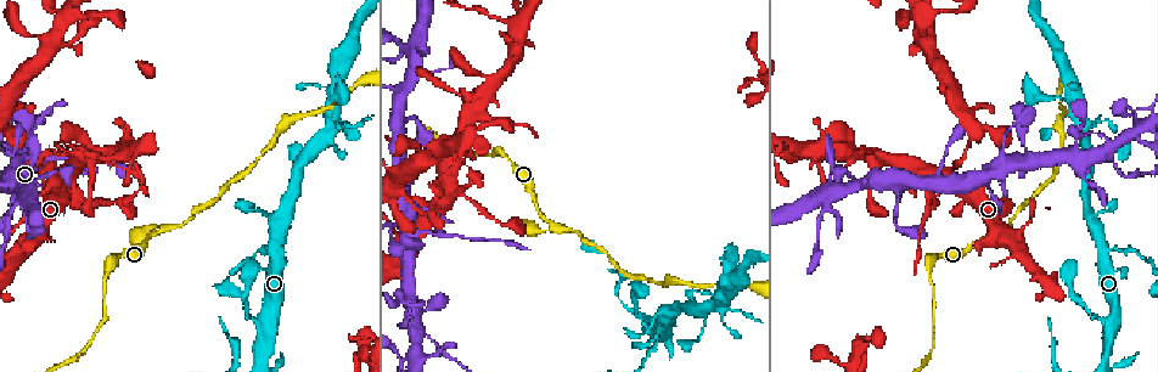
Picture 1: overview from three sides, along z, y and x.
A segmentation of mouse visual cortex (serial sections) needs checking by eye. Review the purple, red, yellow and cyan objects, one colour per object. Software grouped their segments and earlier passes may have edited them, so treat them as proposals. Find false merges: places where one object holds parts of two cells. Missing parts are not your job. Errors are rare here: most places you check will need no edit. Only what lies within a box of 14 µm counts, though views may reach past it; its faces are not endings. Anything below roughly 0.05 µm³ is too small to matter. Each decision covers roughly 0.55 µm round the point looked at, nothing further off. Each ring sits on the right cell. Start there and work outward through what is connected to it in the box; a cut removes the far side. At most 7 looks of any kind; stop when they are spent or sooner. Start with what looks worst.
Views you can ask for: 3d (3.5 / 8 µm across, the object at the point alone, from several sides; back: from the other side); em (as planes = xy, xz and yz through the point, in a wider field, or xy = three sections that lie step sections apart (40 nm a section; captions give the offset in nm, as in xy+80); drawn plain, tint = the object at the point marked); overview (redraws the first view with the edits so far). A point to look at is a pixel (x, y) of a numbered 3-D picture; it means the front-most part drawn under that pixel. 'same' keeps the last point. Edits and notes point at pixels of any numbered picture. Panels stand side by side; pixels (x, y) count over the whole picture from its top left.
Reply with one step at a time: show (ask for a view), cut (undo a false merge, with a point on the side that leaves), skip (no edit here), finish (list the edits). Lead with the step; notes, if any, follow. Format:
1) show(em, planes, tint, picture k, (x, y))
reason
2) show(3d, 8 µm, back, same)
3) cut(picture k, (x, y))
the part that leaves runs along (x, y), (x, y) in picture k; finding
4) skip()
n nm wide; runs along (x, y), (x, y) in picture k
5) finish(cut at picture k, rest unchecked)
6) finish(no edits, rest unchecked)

show(3d, 8 µm, picture 1, (426, 231))
calibre changes

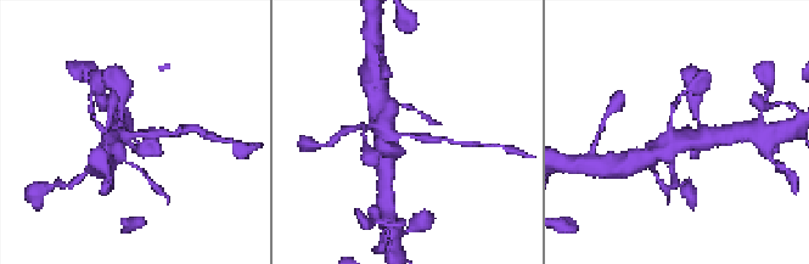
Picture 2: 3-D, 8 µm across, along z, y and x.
show(em, xy, step 5, tint, picture 2, (409, 133))

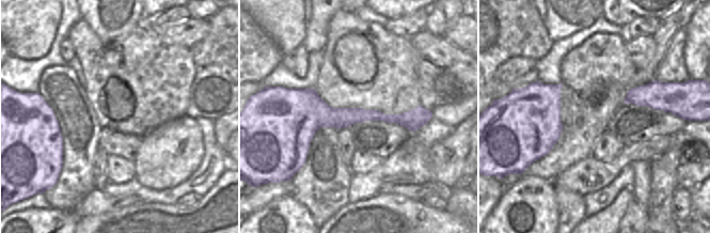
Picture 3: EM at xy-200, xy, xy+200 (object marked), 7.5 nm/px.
cut(picture 2, (425, 139))
the part that leaves runs along (406, 135), (447, 139), (456, 142) in picture 2; two cells meet here

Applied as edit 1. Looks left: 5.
show(3d, 3.5 µm, picture 1, (554, 223))
sharp bend

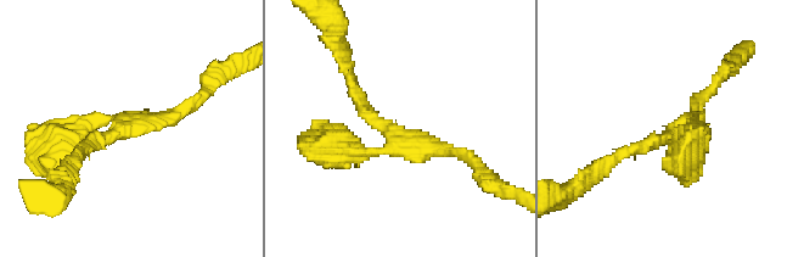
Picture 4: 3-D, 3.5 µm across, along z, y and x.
show(em, xy, step 5, tint, picture 4, (129, 127))
3 arms; arms of 150, 150, 250 nm

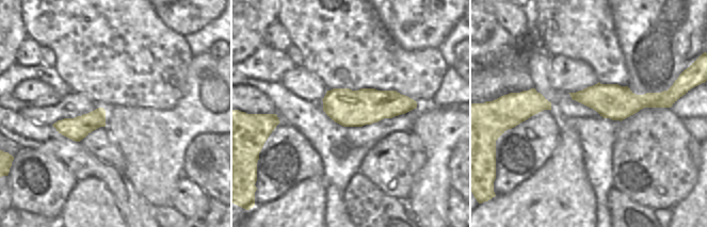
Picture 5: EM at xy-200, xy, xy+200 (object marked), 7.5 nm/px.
skip()
runs along (349, 83), (417, 149), (473, 161) in picture 4; one cell here

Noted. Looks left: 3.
show(3d, 3.5 µm, back, picture 1, (930, 199))
narrows sharply

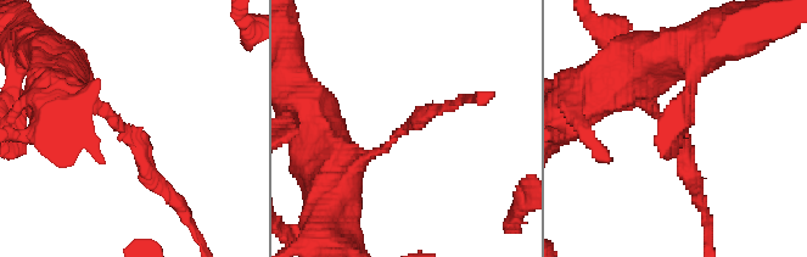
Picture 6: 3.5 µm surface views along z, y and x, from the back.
show(em, xy, step 1, tint, picture 6, (397, 138))

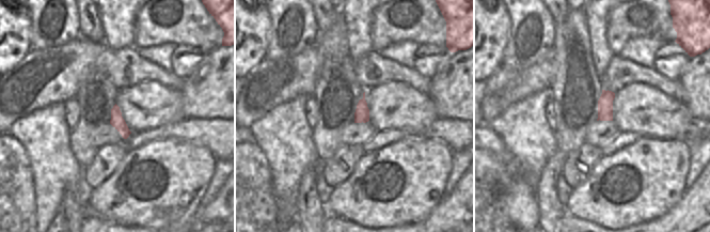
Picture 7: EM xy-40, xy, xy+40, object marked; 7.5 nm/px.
show(em, xy, step 2, tint, same)

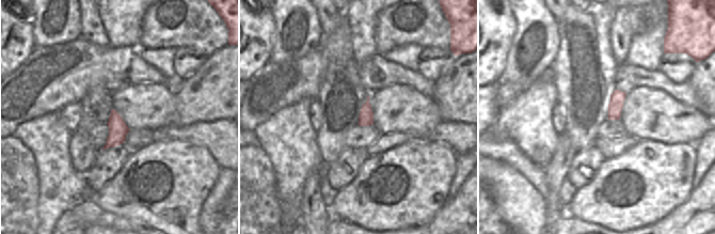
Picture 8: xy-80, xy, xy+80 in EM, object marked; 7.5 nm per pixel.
cut(picture 6, (687, 166))
arms of 250, 350 nm; the part that leaves runs along (122, 132), (192, 225) in picture 6; a second cell is stuck on

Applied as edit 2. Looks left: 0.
finish(cut at picture 2, cut at picture 6, rest unchecked)

